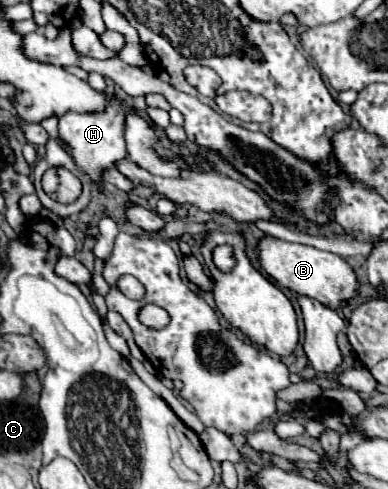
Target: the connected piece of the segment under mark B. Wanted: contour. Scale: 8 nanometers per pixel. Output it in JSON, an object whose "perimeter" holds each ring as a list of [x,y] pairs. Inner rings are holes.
{"perimeter":[[[263,238],[259,242],[259,258],[261,266],[267,270],[271,278],[275,278],[281,286],[297,292],[299,296],[313,298],[321,302],[323,306],[329,308],[343,308],[349,298],[355,298],[359,294],[359,280],[353,272],[353,268],[337,254],[317,250],[313,246],[305,244],[293,244],[293,242],[283,242],[277,238]]]}

